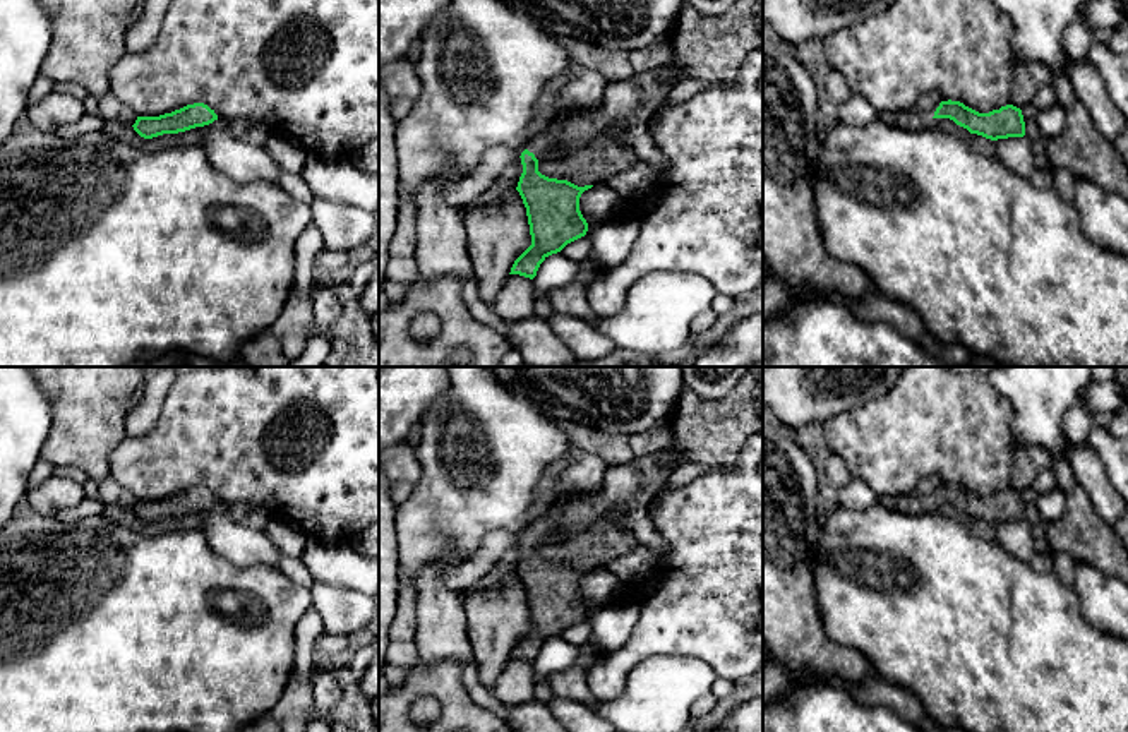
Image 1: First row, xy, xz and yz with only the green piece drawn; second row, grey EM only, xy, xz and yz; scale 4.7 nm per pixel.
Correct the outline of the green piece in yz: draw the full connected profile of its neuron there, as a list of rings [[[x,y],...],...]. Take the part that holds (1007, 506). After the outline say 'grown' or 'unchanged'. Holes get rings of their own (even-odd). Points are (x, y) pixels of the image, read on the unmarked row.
[[[948,483],[939,487],[933,502],[950,502],[970,518],[991,525],[1025,519],[1022,494],[1013,489],[1001,490],[989,497],[979,497],[960,485]]]; unchanged

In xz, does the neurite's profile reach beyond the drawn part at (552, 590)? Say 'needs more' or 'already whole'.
already whole

